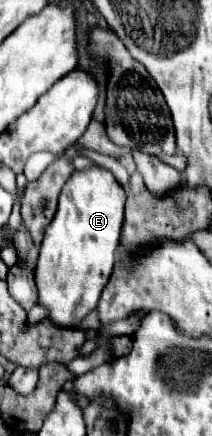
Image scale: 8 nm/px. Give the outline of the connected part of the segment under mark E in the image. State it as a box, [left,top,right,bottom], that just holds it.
[35,169,125,329]

